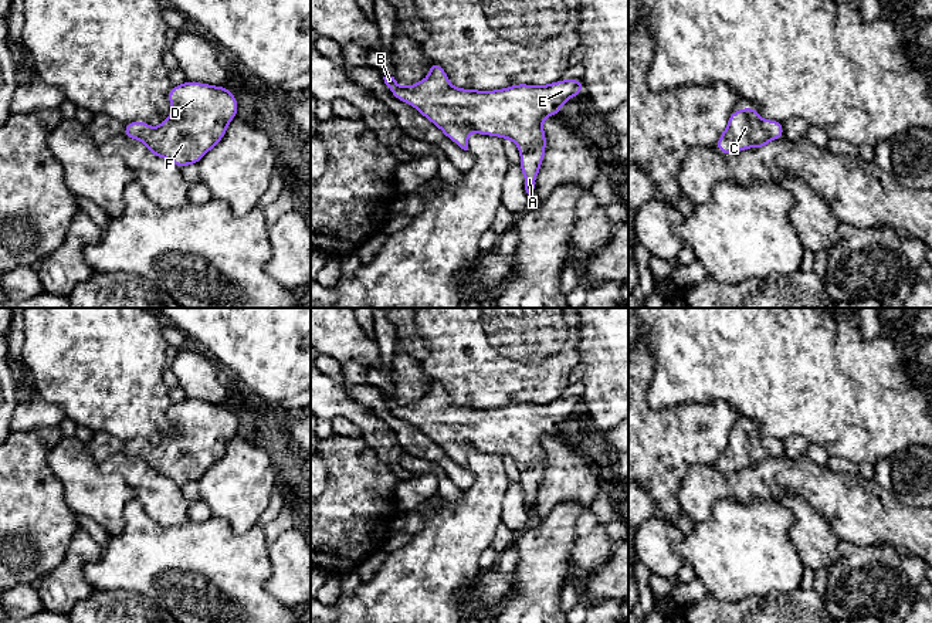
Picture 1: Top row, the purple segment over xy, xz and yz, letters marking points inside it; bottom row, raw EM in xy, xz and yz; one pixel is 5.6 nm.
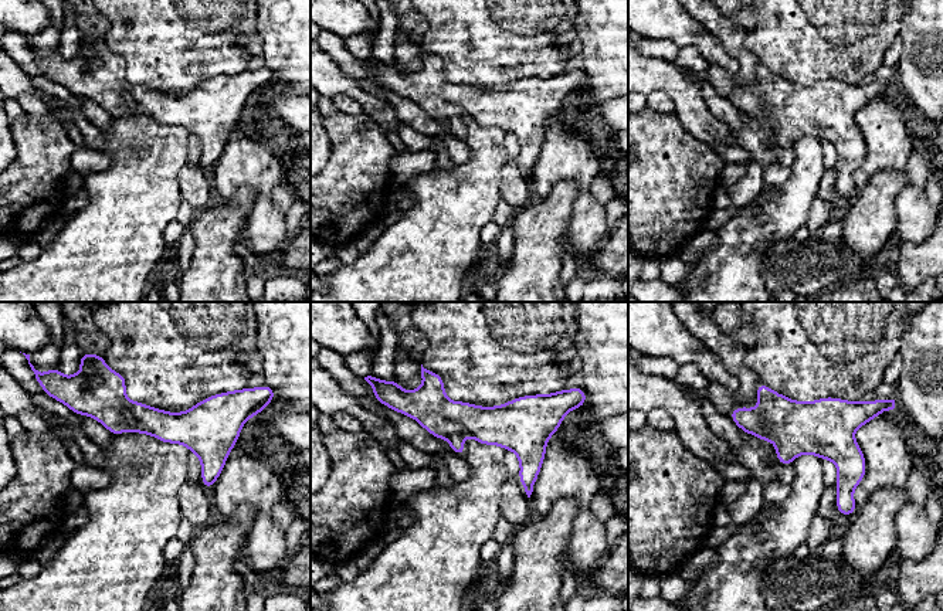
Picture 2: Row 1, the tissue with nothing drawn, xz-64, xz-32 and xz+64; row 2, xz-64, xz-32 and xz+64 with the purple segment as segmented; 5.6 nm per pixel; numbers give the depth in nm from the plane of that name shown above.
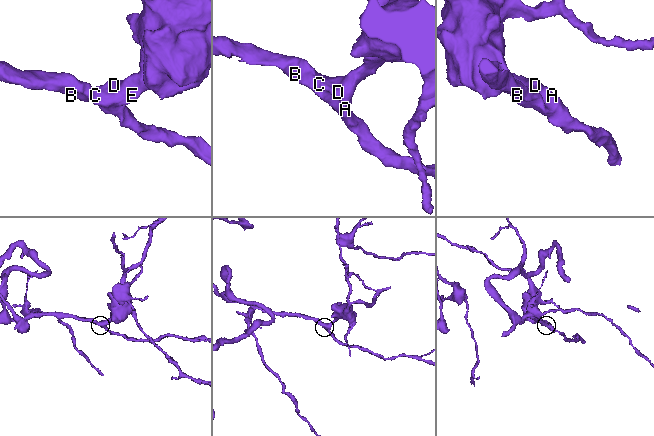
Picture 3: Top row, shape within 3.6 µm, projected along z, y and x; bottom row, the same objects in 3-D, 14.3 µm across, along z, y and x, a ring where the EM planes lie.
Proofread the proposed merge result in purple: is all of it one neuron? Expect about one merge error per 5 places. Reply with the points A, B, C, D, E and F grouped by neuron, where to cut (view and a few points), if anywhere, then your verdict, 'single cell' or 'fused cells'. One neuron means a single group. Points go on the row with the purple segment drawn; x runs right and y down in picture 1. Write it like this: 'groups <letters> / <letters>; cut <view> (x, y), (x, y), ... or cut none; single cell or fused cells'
groups A B C D E F; cut none; single cell

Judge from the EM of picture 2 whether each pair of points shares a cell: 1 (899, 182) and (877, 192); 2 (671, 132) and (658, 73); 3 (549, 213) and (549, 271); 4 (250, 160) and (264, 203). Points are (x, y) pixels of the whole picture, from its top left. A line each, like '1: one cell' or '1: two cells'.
1: one cell
2: two cells
3: one cell
4: two cells

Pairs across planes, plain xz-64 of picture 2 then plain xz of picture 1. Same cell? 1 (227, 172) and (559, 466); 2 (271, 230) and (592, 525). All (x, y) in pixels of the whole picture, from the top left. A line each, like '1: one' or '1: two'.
1: one
2: one

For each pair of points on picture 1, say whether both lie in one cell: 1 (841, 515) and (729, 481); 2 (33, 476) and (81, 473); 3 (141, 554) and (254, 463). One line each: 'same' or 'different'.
1: same
2: different
3: different

